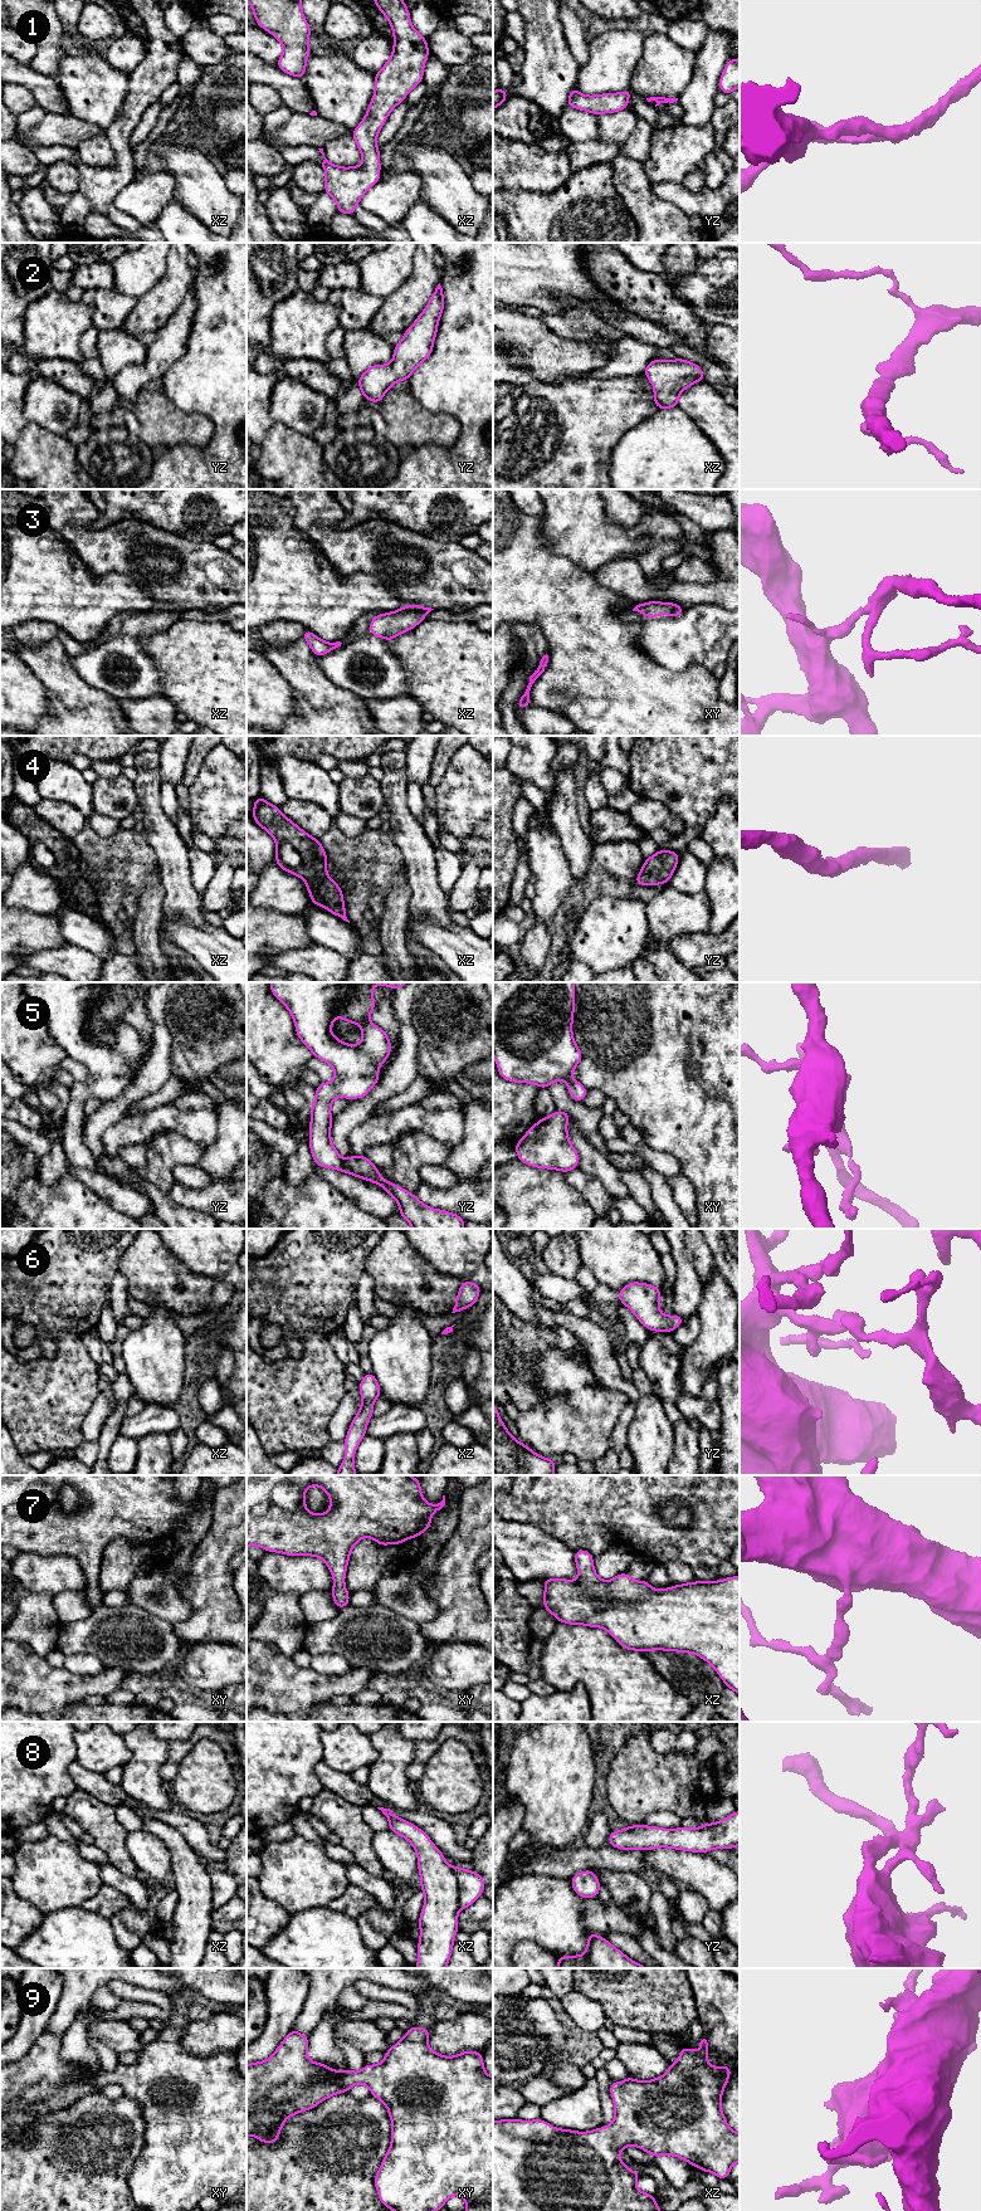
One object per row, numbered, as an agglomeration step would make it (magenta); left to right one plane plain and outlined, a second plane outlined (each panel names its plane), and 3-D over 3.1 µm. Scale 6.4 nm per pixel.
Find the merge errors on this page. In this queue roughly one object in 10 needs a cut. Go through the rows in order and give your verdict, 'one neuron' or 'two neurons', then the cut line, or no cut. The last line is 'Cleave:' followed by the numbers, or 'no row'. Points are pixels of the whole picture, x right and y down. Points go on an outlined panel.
1: one neuron; cut none
2: one neuron; cut none
3: one neuron; cut none
4: one neuron; cut none
5: one neuron; cut none
6: one neuron; cut none
7: one neuron; cut none
8: one neuron; cut none
9: one neuron; cut none
Cleave: no row

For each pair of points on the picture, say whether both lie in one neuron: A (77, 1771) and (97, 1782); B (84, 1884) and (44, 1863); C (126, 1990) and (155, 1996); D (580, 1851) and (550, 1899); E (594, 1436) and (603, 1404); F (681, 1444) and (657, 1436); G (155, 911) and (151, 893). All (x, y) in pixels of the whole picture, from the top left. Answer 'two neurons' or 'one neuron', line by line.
A: one neuron
B: one neuron
C: one neuron
D: two neurons
E: one neuron
F: two neurons
G: one neuron

